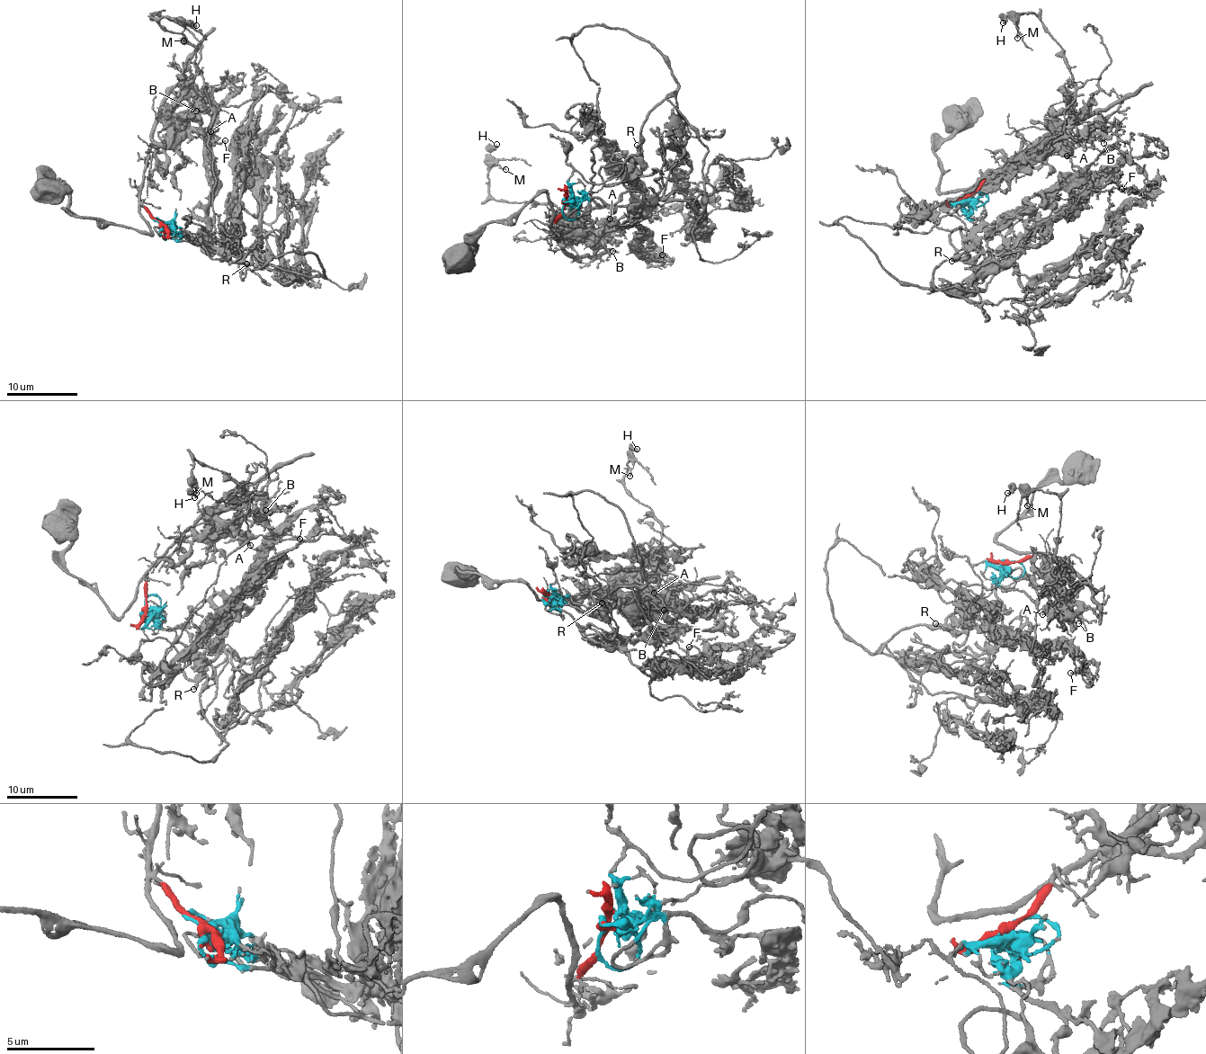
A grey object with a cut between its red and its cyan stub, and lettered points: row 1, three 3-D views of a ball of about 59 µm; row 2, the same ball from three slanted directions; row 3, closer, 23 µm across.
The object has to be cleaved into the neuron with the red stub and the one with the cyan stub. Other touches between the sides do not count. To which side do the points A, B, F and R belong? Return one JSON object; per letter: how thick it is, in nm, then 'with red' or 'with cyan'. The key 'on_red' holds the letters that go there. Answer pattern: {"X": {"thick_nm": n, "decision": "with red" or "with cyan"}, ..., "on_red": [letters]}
{"A": {"thick_nm": 280, "decision": "with red"}, "B": {"thick_nm": 220, "decision": "with red"}, "F": {"thick_nm": 200, "decision": "with cyan"}, "R": {"thick_nm": 320, "decision": "with cyan"}, "on_red": ["A", "B"]}

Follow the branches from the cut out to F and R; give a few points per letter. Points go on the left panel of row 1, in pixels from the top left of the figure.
F: (160, 225), (175, 239), (191, 243), (203, 237), (212, 190), (205, 169), (214, 140), (225, 140)
R: (160, 225), (172, 234), (200, 243), (225, 260), (246, 263)

